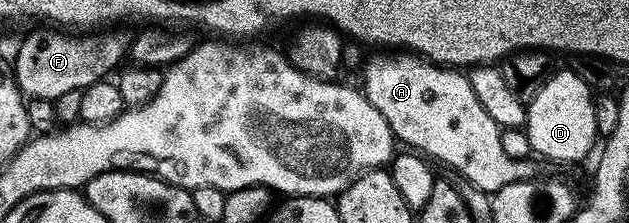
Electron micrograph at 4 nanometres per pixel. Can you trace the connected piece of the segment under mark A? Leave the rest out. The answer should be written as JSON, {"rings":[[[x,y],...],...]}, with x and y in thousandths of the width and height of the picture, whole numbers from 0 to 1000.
{"rings":[[[645,220],[603,242],[609,247],[593,251],[579,291],[574,404],[587,471],[593,471],[593,489],[599,489],[606,525],[612,525],[618,578],[636,646],[649,641],[653,655],[649,664],[671,686],[680,717],[719,749],[722,780],[736,789],[758,848],[776,865],[790,861],[824,803],[852,798],[849,709],[817,713],[801,682],[797,578],[784,543],[784,525],[771,507],[765,453],[758,453],[758,417],[752,417],[747,350],[734,314],[687,283],[684,265],[674,265]]]}

